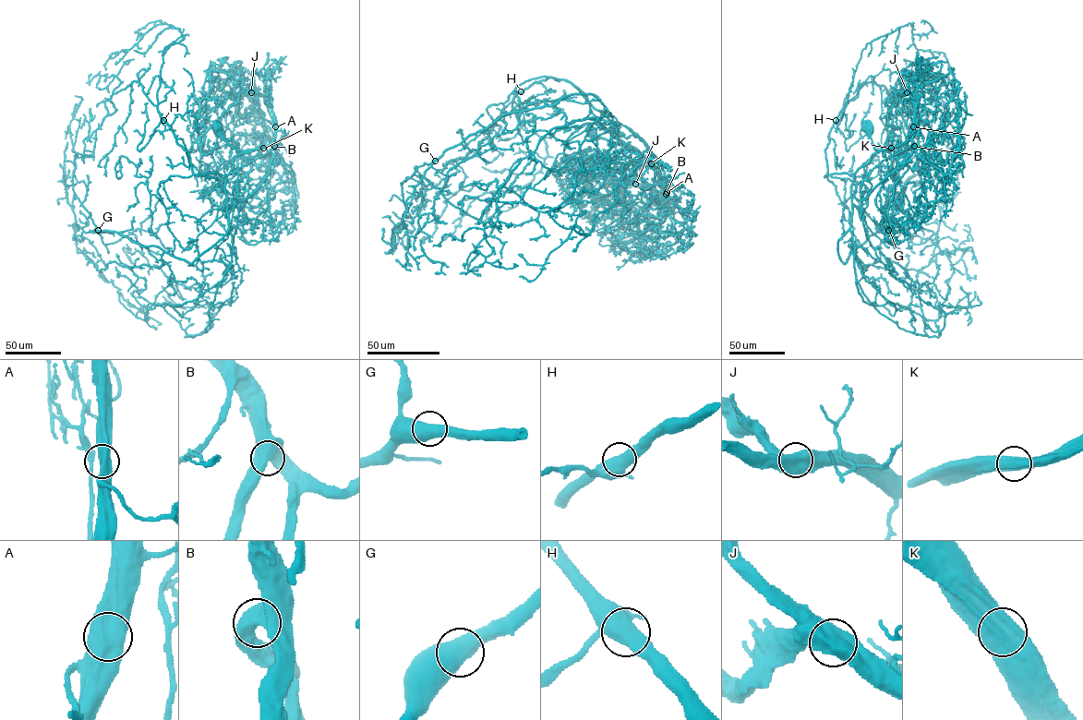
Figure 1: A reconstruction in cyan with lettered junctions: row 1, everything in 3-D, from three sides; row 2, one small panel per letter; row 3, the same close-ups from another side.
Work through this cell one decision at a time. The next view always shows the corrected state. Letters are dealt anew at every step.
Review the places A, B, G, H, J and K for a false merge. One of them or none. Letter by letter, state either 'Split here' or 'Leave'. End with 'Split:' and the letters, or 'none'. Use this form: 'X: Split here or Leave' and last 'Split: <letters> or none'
A: Leave
B: Leave
G: Leave
H: Leave
J: Leave
K: Leave
Split: none

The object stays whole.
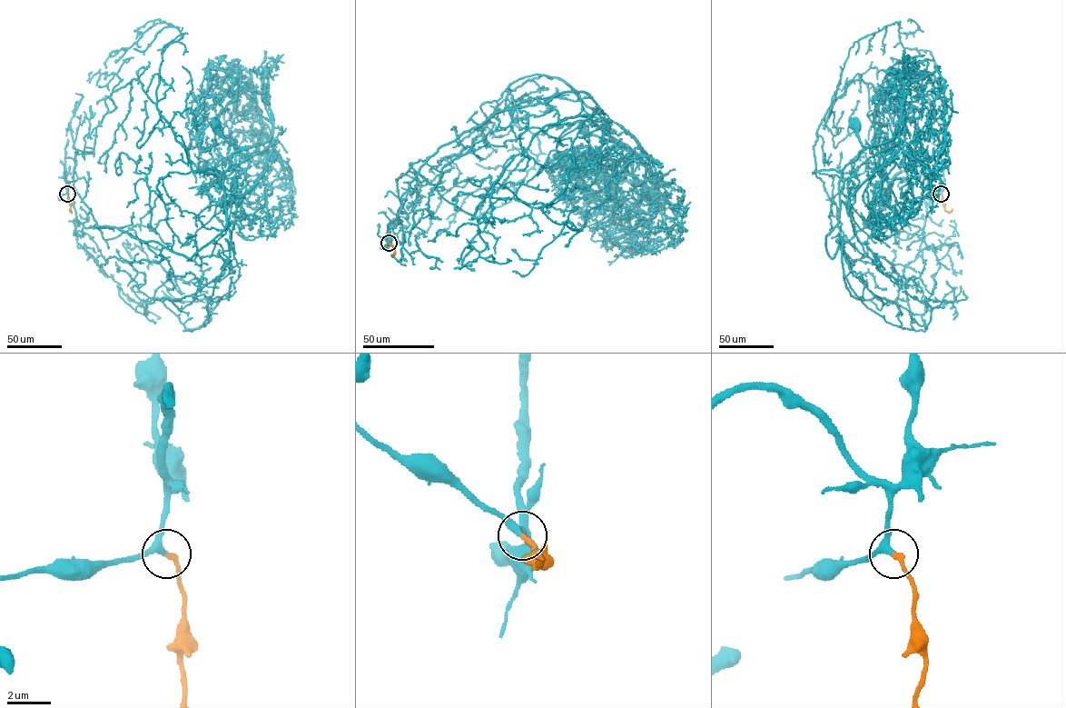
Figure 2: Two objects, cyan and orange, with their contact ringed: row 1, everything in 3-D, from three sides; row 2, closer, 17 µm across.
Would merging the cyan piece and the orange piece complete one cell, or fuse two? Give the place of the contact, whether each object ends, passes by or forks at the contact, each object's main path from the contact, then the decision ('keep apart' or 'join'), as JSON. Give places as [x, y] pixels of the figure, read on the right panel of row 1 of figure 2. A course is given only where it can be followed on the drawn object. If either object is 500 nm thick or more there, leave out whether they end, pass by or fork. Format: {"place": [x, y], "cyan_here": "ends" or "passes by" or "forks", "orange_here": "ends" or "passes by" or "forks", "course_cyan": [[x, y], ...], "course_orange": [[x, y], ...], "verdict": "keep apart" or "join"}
{"place": [941, 194], "cyan_here": "passes by", "orange_here": "ends", "course_cyan": [[941, 194], [929, 188], [920, 234], [865, 226], [831, 257], [842, 169], [868, 146], [853, 124]], "course_orange": [[941, 194], [944, 209], [951, 211], [952, 209]], "verdict": "join"}

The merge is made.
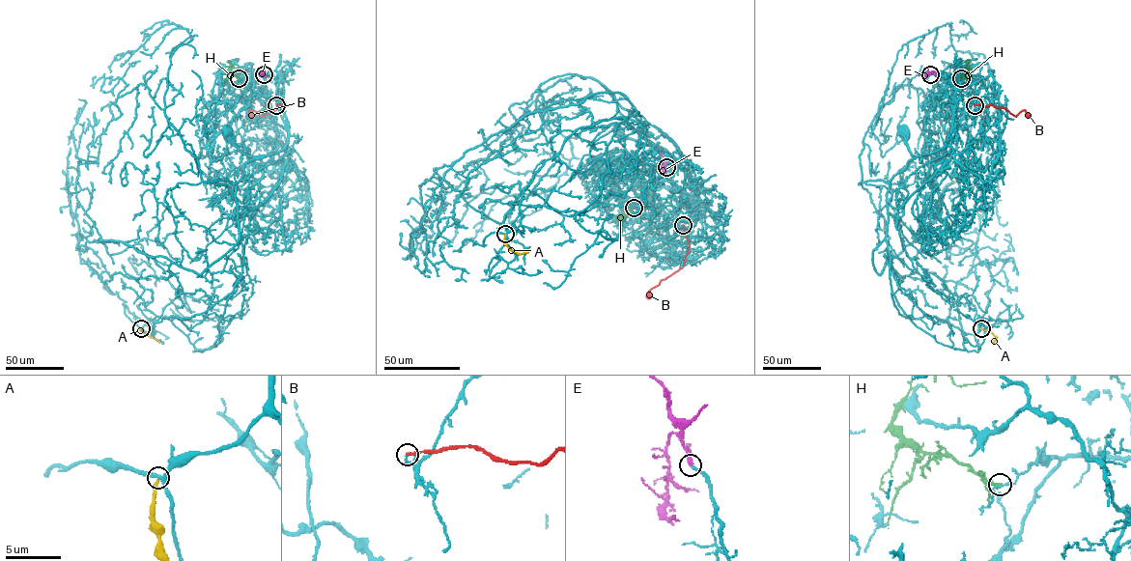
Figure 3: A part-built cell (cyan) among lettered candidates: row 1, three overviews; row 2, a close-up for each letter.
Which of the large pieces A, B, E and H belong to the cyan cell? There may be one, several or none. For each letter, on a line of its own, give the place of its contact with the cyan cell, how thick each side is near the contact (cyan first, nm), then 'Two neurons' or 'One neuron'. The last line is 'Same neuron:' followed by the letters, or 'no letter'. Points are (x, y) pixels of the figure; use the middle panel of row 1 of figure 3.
A: Touches cyan at (505, 234). Thickness 280 nm (cyan) against 170 nm. Two neurons
B: Touches cyan at (683, 225). Thickness 160 nm (cyan) against 200 nm. Two neurons
E: Touches cyan at (666, 167). Thickness 200 nm (cyan) against 300 nm. One neuron
H: Touches cyan at (634, 208). Thickness 120 nm (cyan) against 190 nm. Two neurons
Same neuron: E

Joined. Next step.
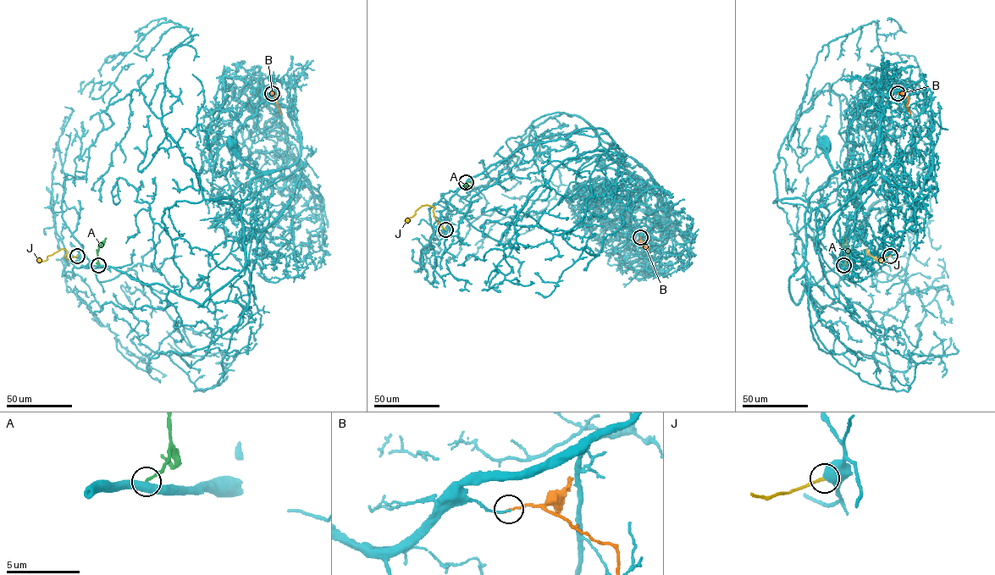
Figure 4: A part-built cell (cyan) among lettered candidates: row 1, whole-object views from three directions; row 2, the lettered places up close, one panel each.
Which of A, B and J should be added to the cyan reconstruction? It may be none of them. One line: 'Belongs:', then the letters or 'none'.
Belongs: none

